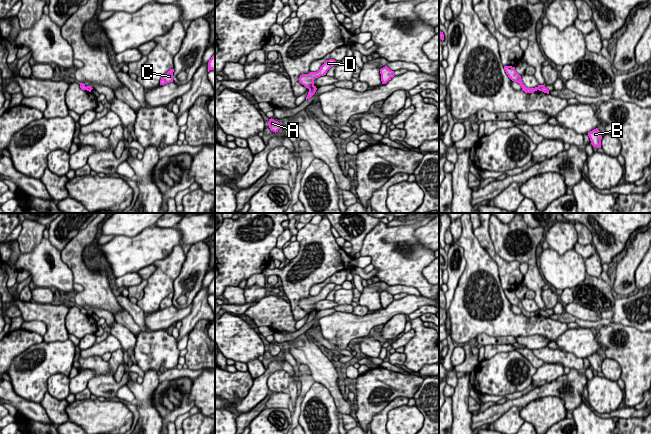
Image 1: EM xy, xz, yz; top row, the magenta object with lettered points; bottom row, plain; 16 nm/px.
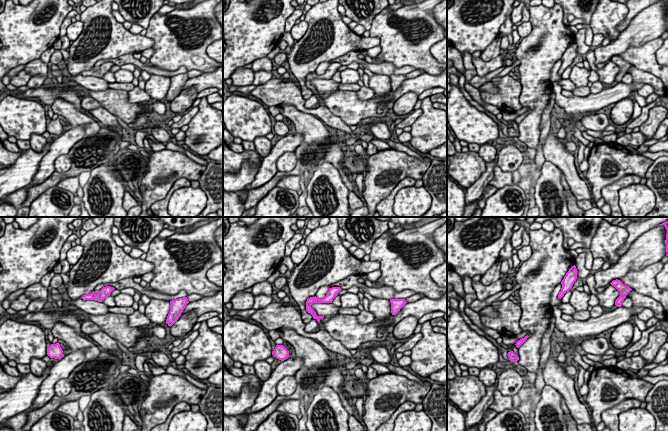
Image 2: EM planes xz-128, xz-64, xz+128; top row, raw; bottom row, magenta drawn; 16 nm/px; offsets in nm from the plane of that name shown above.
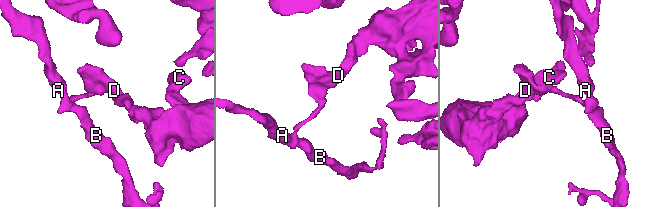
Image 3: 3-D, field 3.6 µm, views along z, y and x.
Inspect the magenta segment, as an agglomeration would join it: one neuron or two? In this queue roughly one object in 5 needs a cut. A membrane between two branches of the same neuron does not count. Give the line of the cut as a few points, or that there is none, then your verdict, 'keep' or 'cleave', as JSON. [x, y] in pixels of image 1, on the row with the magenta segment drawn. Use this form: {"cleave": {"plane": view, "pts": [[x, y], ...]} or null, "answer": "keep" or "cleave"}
{"cleave": {"plane": "xz", "pts": [[313, 85], [309, 89]]}, "answer": "cleave"}

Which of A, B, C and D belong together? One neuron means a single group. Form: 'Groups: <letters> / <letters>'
Groups: A B / C D

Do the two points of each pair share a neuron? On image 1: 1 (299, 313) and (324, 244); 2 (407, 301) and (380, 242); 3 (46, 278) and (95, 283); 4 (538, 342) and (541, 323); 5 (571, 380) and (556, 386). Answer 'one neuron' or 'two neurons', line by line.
1: one neuron
2: two neurons
3: two neurons
4: two neurons
5: one neuron

